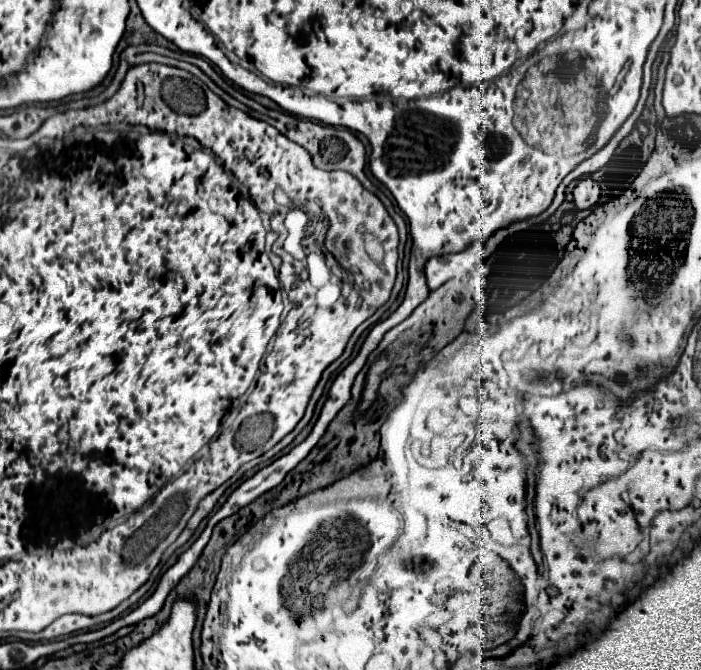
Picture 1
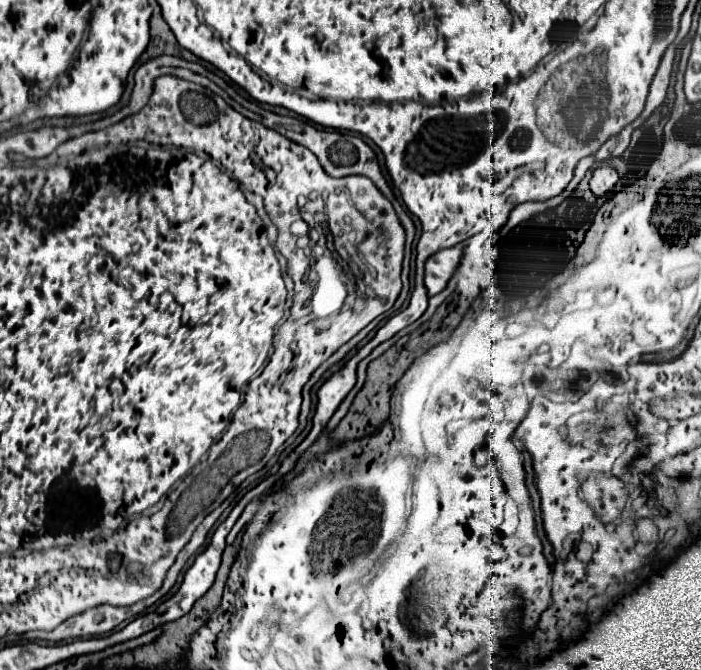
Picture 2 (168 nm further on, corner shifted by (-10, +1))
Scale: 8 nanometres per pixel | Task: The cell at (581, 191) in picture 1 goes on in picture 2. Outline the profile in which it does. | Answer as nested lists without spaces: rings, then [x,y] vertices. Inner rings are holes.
[[[602,165],[602,167],[596,167],[594,173],[592,173],[592,179],[590,179],[590,191],[596,195],[596,197],[604,197],[606,193],[610,193],[614,189],[618,181],[618,173],[616,169],[608,167],[608,165]]]

